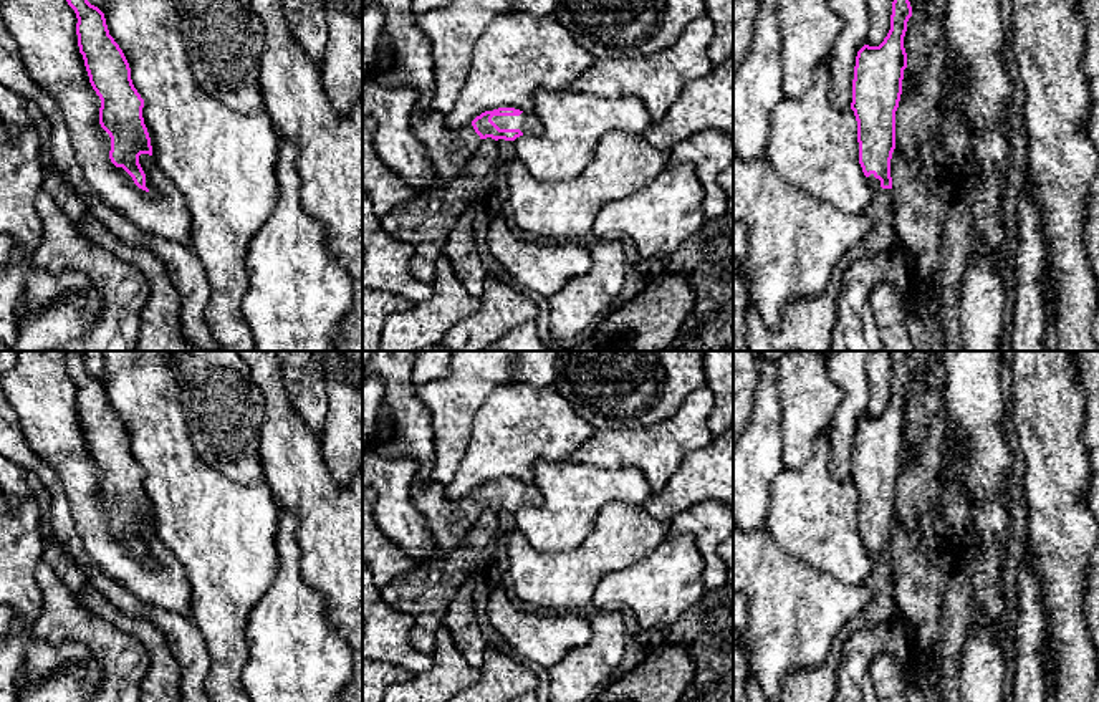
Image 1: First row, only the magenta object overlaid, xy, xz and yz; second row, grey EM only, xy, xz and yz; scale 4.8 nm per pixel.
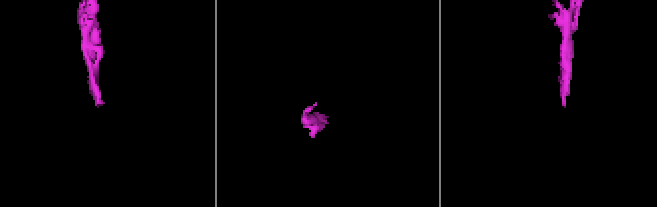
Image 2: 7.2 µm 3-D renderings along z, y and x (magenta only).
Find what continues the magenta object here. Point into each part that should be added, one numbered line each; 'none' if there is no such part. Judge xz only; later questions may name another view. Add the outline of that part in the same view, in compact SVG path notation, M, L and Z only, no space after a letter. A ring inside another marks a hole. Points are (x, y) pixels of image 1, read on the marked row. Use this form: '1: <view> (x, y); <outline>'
1: xz (527, 123); M521 113L520 116L493 116L492 121L500 129L520 129L526 136L540 136L545 132L543 123L531 113Z

